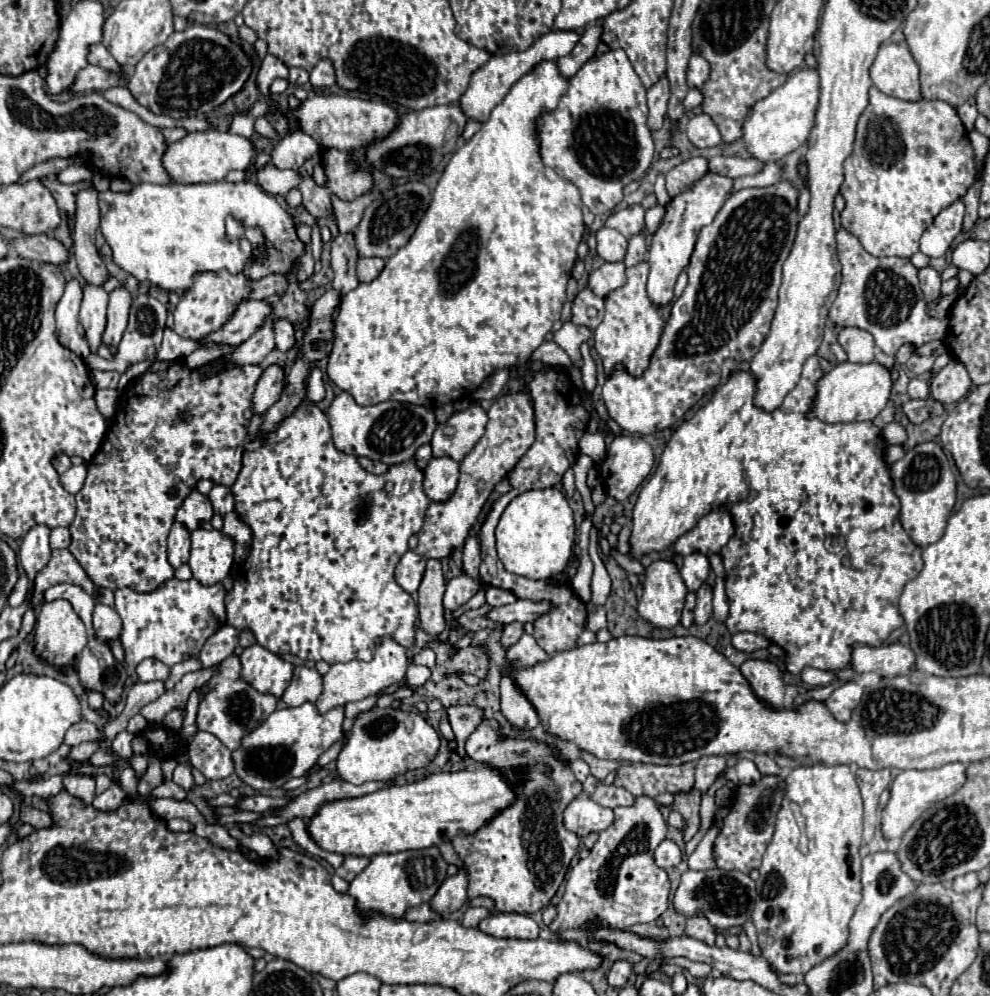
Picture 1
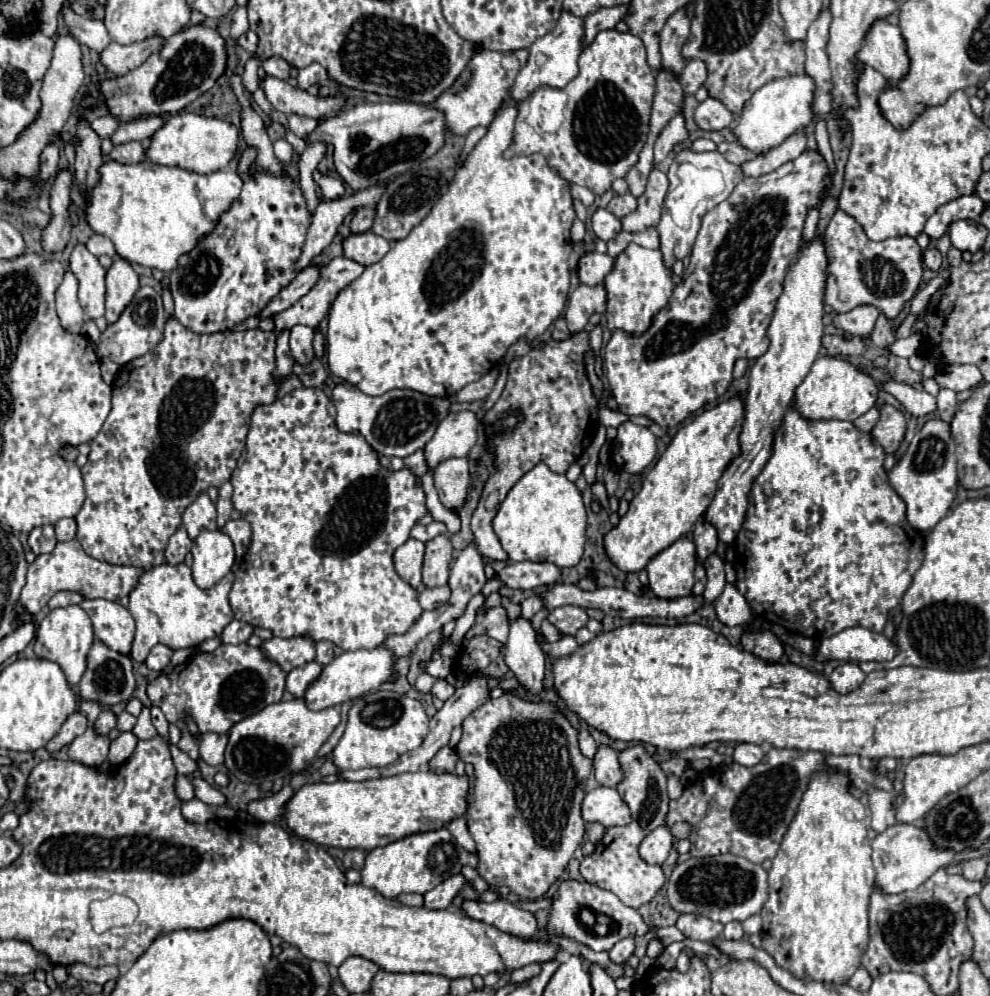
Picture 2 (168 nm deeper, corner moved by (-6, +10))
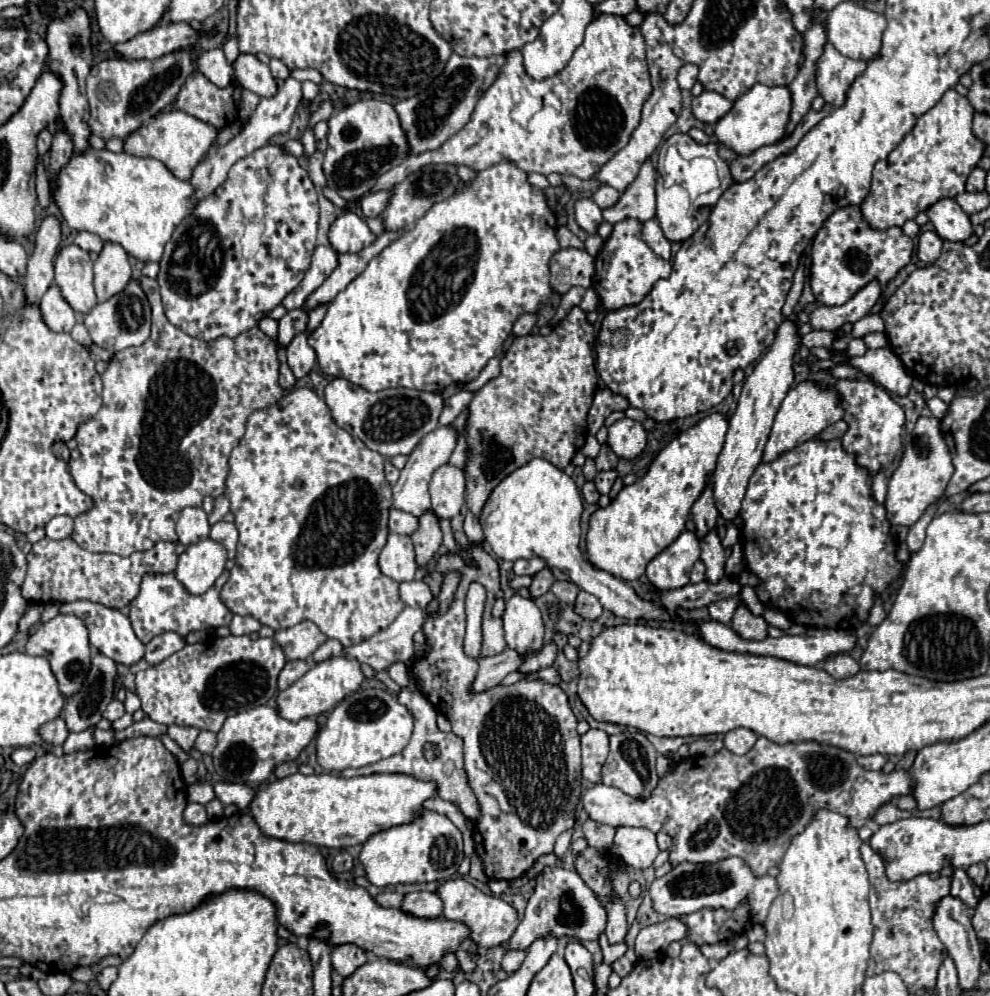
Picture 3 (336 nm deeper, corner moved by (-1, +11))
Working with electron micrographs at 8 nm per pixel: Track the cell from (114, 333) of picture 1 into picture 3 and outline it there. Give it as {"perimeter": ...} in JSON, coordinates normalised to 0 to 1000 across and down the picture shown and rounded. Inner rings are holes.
{"perimeter":[[[105,245],[99,261],[95,263],[95,289],[99,303],[107,303],[115,295],[123,293],[131,283],[129,255],[119,245]]]}

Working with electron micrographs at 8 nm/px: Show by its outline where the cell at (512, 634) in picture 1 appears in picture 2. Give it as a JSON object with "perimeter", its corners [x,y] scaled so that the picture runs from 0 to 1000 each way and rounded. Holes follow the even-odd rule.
{"perimeter":[[[538,597],[538,599],[532,599],[528,605],[526,605],[528,613],[526,613],[526,619],[530,621],[536,621],[546,609],[548,609],[548,601],[544,597]]]}

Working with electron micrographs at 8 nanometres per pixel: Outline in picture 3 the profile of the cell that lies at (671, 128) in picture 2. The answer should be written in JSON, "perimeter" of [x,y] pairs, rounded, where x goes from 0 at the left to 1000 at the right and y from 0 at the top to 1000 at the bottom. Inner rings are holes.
{"perimeter":[[[653,161],[642,177],[642,181],[634,187],[620,209],[610,211],[610,221],[616,225],[624,225],[632,219],[640,219],[644,223],[653,223],[663,217],[663,171],[657,161]]]}

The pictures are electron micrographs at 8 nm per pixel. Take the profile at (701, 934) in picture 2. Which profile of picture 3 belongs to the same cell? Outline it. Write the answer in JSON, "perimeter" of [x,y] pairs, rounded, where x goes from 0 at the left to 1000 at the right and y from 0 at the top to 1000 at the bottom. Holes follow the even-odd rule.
{"perimeter":[[[675,922],[671,926],[648,932],[640,954],[646,964],[655,964],[661,962],[661,958],[671,956],[677,946],[687,946],[691,942],[695,942],[695,930],[685,922]]]}

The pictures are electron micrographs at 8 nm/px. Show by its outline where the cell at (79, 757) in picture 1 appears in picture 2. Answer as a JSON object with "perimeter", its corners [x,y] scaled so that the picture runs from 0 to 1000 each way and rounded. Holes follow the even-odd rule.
{"perimeter":[[[104,712],[96,726],[96,734],[102,738],[108,738],[116,728],[118,728],[118,718],[112,712]]]}

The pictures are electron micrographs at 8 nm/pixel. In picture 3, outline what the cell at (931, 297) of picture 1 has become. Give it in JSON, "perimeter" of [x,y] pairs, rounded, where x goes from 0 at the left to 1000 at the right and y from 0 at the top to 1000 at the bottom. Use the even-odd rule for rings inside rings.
{"perimeter":[[[931,233],[929,239],[927,239],[927,251],[925,251],[925,255],[927,255],[927,259],[935,267],[939,267],[939,265],[943,265],[943,261],[947,261],[949,249],[952,249],[952,239],[947,235],[943,235],[943,233]]]}

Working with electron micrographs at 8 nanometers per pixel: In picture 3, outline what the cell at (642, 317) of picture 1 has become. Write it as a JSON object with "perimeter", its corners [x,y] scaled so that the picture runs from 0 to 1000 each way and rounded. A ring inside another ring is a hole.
{"perimeter":[[[630,221],[620,225],[618,237],[610,243],[608,251],[602,257],[602,275],[600,275],[600,291],[606,297],[606,303],[612,311],[624,311],[630,307],[646,305],[659,287],[667,279],[675,279],[679,273],[679,265],[663,257],[653,243],[646,239],[648,225],[644,221]]]}

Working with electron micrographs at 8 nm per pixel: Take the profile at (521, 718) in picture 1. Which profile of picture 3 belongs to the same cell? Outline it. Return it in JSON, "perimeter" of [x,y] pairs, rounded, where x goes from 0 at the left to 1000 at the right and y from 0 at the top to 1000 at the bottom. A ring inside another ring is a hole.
{"perimeter":[[[519,596],[511,604],[509,639],[513,651],[525,659],[537,659],[549,649],[549,627],[539,602]]]}

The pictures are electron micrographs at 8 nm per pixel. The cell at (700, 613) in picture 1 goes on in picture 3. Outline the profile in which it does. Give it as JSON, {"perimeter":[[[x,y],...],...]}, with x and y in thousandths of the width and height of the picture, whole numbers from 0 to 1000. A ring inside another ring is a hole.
{"perimeter":[[[723,532],[717,534],[717,536],[713,536],[707,542],[707,552],[709,552],[707,562],[713,568],[713,582],[719,584],[719,586],[727,584],[733,578],[731,576],[731,564],[733,564],[733,560],[731,560],[731,550],[727,546],[727,540],[725,540]]]}

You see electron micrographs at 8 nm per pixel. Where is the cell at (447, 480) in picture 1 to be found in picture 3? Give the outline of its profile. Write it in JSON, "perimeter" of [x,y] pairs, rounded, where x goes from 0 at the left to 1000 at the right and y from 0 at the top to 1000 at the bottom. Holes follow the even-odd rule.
{"perimeter":[[[457,466],[444,468],[434,482],[436,512],[442,520],[459,520],[469,506],[469,472]]]}

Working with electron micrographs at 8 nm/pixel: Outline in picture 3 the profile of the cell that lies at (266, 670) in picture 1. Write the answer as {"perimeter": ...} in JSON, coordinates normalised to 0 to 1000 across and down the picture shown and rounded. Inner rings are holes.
{"perimeter":[[[309,622],[295,631],[281,633],[277,637],[277,643],[287,653],[289,663],[311,663],[315,655],[321,651],[321,647],[329,643],[329,639],[325,639],[325,635],[317,624]]]}

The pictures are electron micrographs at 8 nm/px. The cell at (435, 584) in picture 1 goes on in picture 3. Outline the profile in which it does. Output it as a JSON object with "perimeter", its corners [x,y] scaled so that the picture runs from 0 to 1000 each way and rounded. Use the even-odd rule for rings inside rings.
{"perimeter":[[[430,514],[430,518],[424,518],[424,530],[416,538],[418,552],[420,552],[420,564],[422,568],[432,568],[434,562],[440,558],[442,550],[446,548],[446,532],[442,526],[442,520],[436,514]]]}

